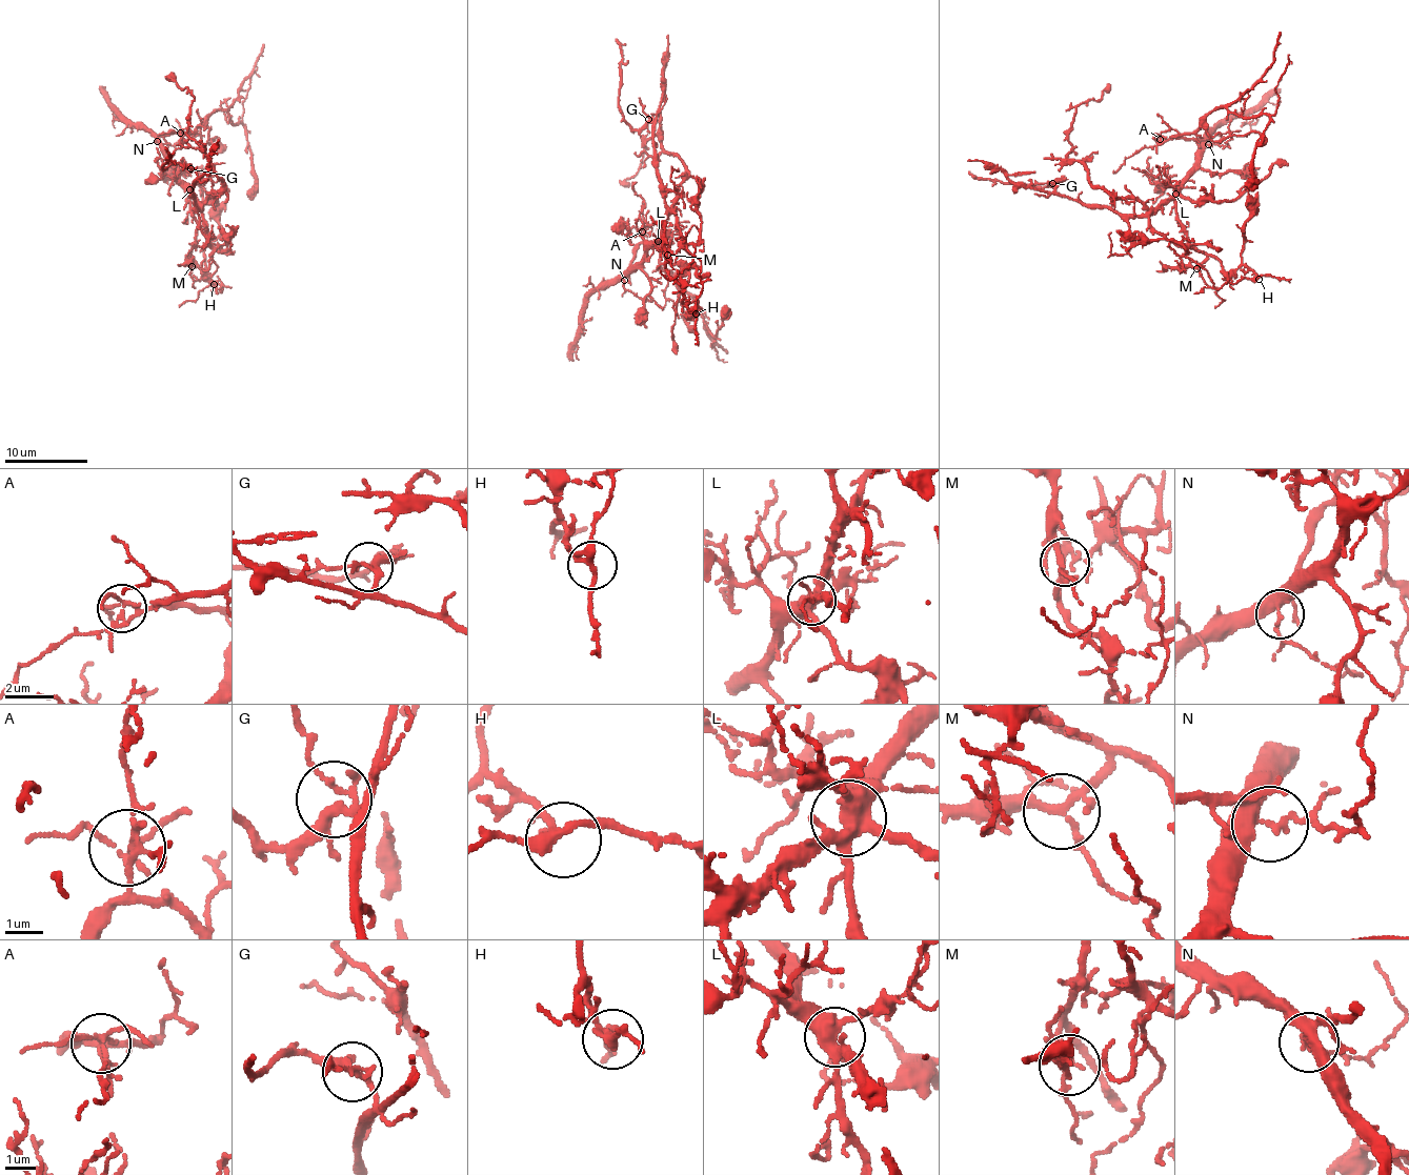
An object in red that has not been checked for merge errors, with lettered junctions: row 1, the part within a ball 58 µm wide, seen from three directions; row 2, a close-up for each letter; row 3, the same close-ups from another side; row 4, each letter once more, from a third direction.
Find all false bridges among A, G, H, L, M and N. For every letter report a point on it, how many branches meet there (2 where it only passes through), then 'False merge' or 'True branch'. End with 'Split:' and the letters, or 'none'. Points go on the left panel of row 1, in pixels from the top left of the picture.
A: Place: (180, 133). Branches: 5. True branch
G: Place: (190, 168). Branches: 5. True branch
H: Place: (214, 284). Branches: 4. True branch
L: Place: (189, 189). Branches: 7. True branch
M: Place: (192, 266). Branches: 5. True branch
N: Place: (157, 141). Branches: 4. True branch
Split: none

